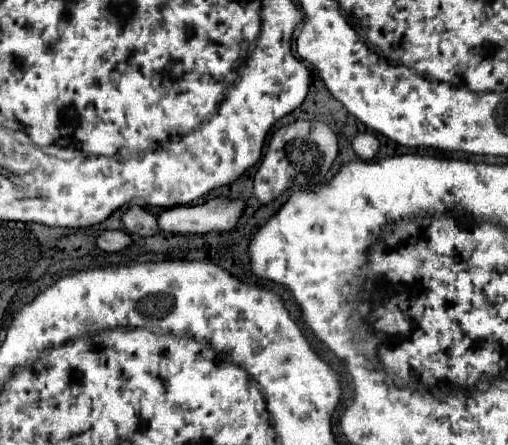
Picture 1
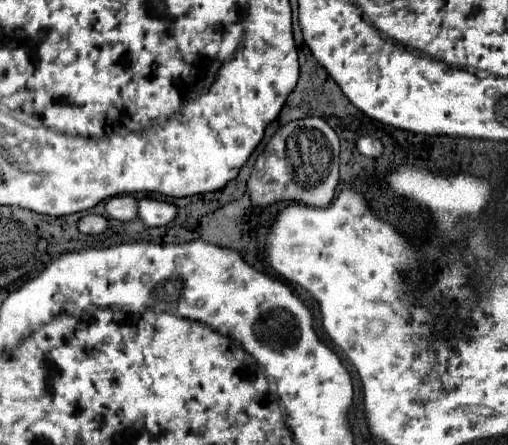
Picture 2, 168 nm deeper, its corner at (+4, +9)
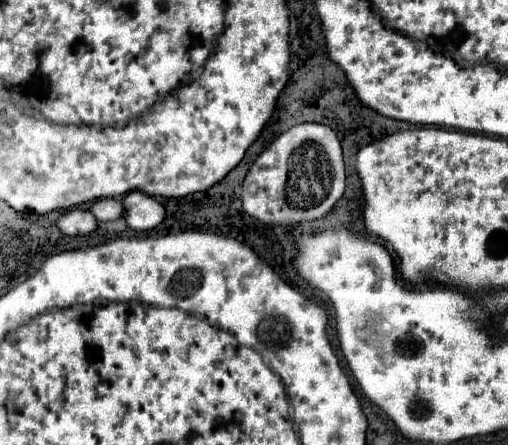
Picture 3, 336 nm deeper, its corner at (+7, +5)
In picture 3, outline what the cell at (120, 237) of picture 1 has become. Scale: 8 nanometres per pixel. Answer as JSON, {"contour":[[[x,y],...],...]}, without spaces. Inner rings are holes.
{"contour":[[[73,209],[67,211],[59,221],[57,221],[59,229],[65,235],[89,235],[91,231],[97,229],[97,219],[93,217],[91,211],[83,211],[83,209]]]}

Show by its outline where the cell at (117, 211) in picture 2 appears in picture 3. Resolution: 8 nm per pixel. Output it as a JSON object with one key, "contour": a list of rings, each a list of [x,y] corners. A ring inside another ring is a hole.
{"contour":[[[101,199],[91,207],[97,221],[115,221],[123,215],[123,203],[117,199]]]}

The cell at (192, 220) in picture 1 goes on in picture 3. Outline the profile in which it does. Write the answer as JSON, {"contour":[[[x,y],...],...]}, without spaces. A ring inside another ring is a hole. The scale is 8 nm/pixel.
{"contour":[[[133,191],[123,199],[125,207],[125,221],[135,231],[147,231],[155,229],[165,219],[165,209],[161,203],[157,203],[153,197]]]}

